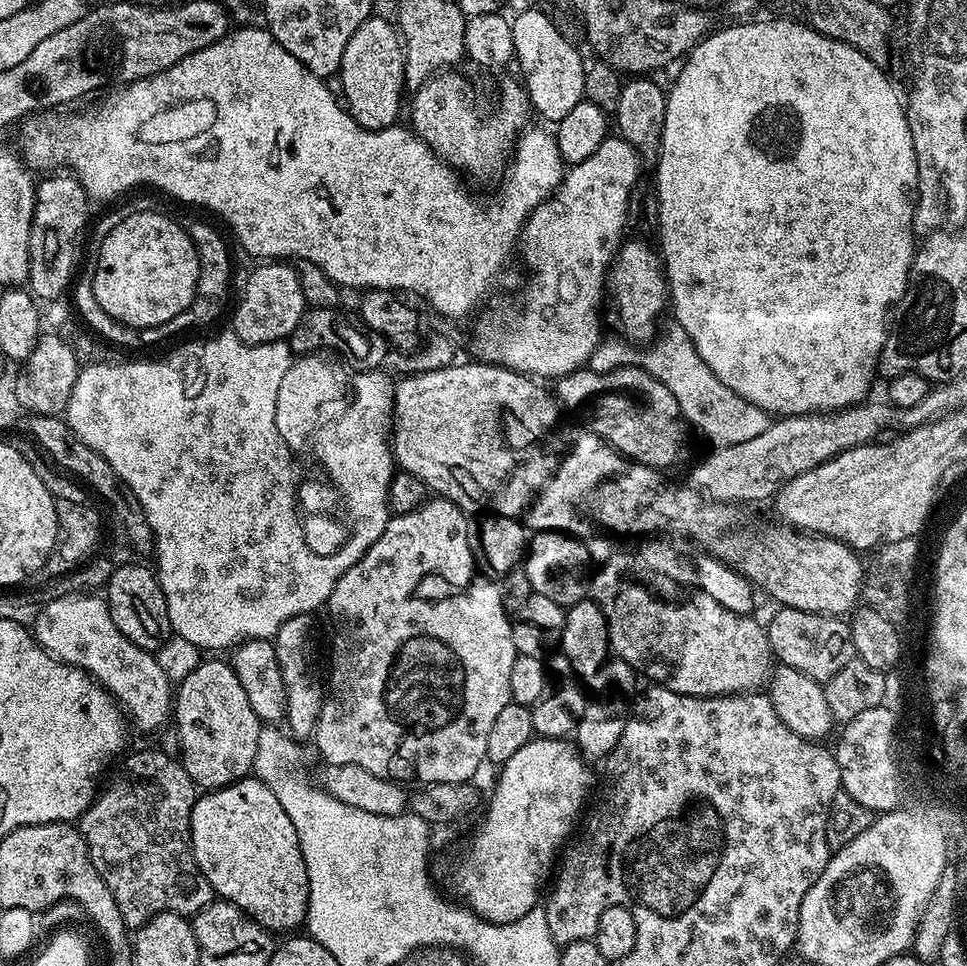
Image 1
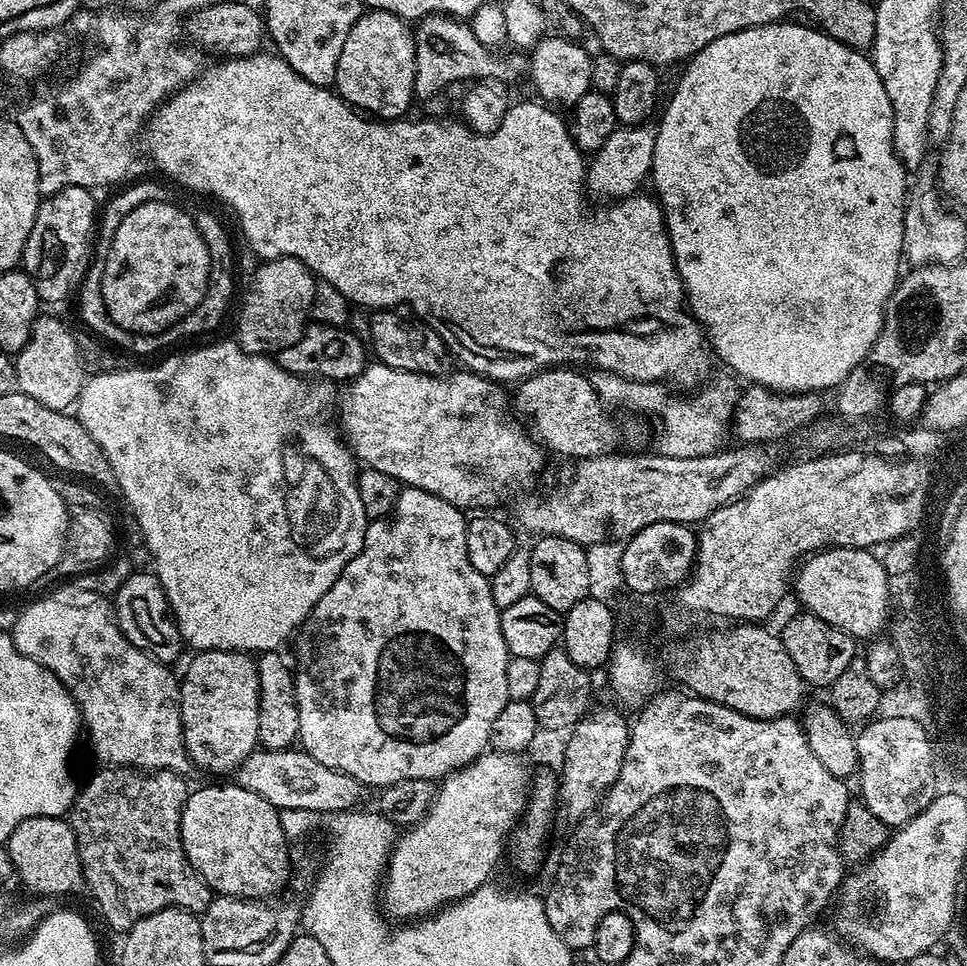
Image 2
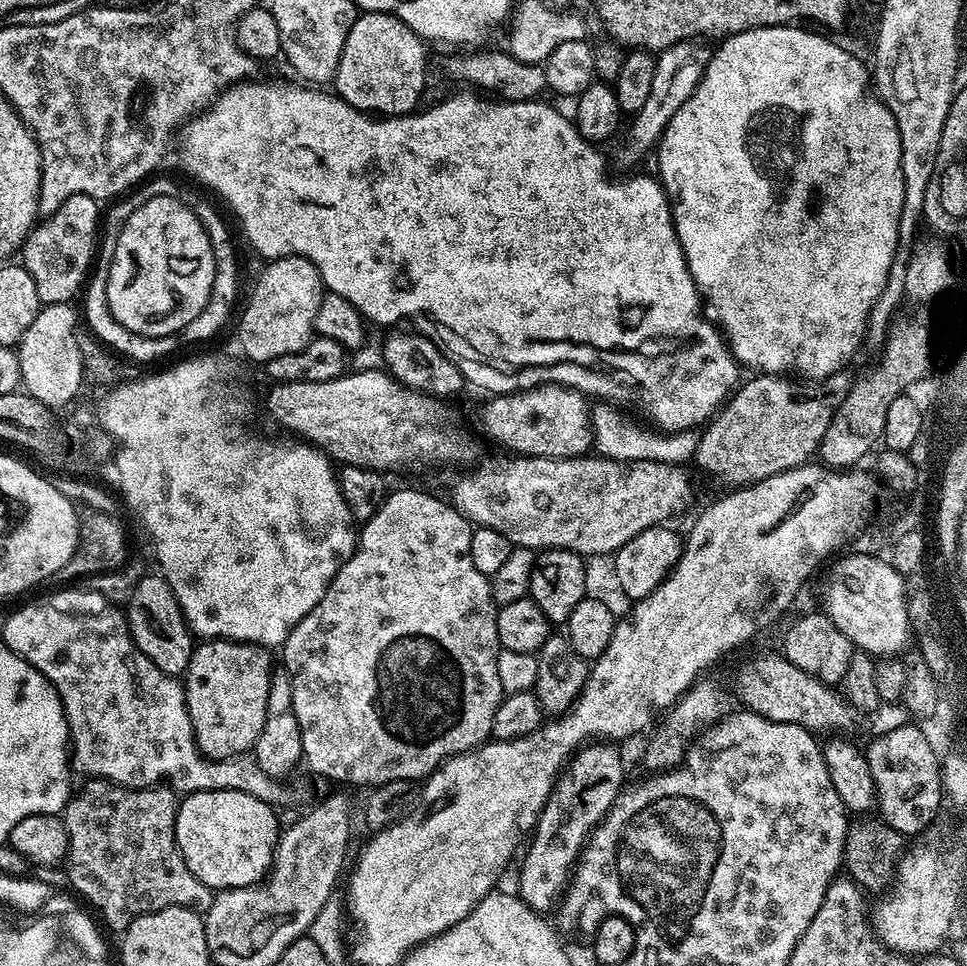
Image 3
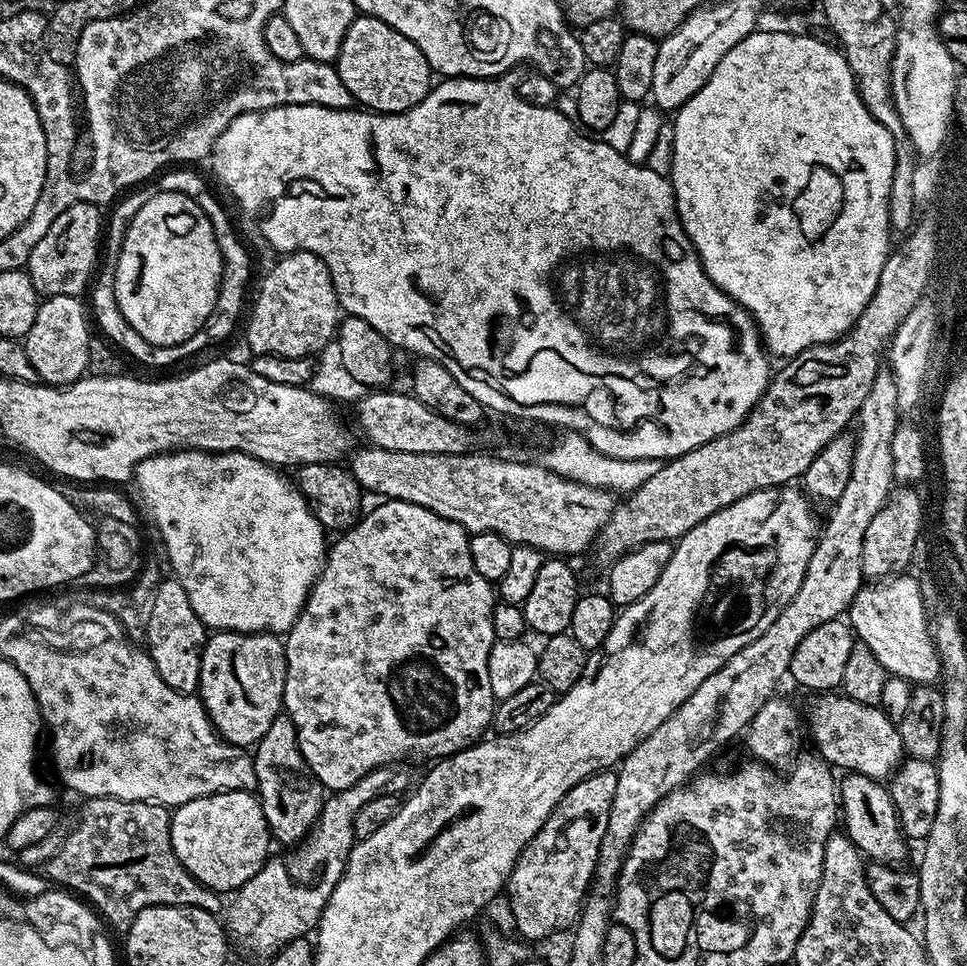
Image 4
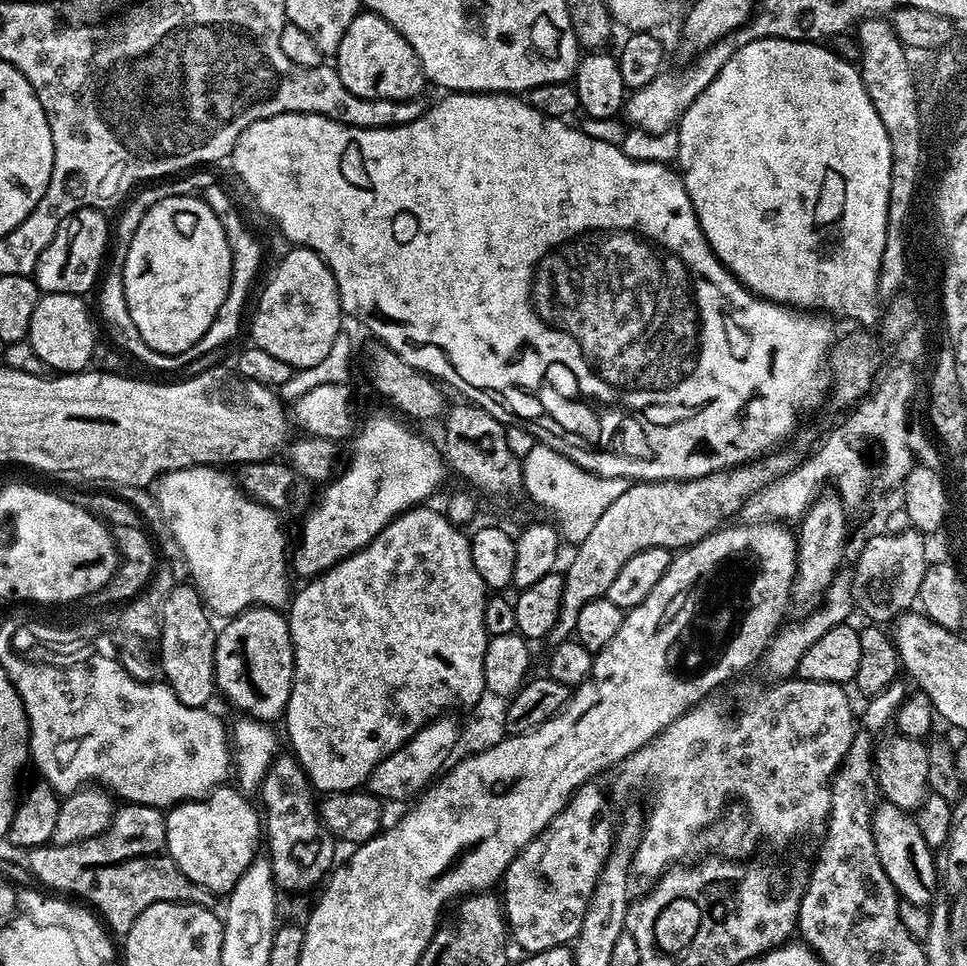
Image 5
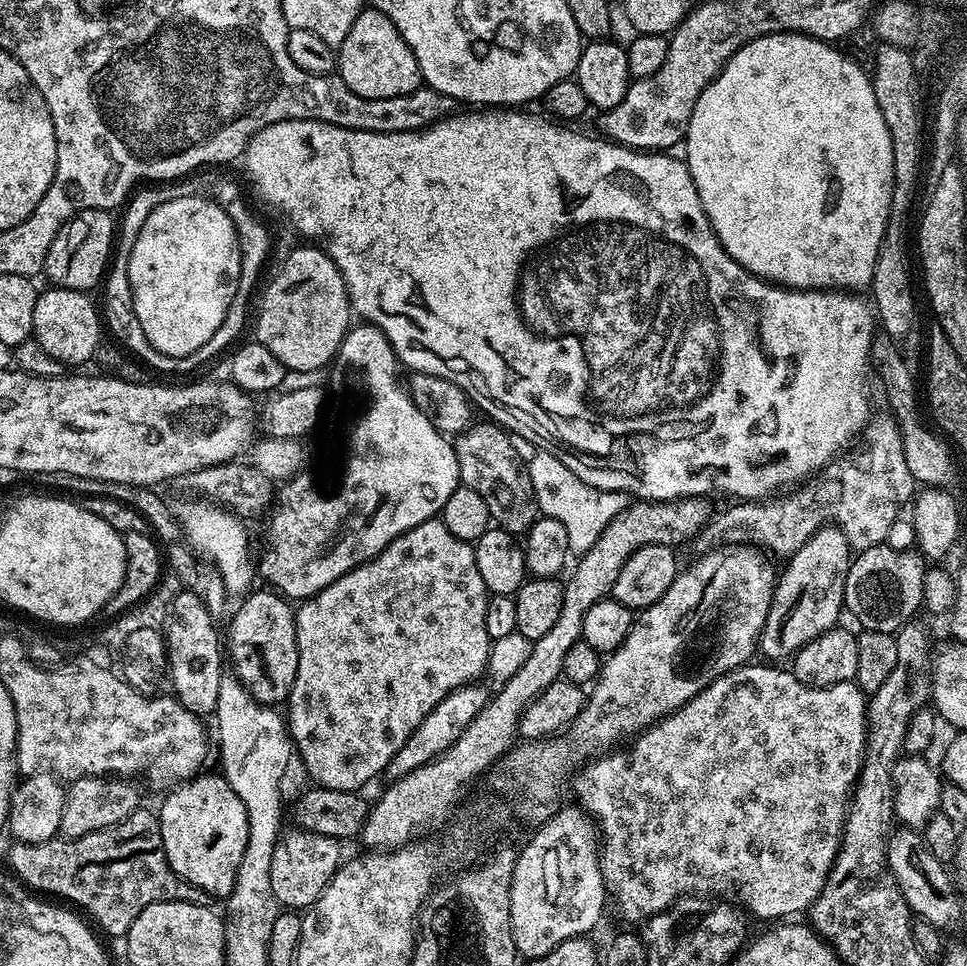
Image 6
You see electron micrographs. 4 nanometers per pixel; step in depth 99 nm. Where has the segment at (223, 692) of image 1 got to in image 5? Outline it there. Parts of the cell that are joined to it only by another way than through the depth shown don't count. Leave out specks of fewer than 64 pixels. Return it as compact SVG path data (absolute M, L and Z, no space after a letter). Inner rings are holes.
M257 606L247 608L244 612L231 617L228 624L216 633L216 649L214 650L214 674L217 689L245 717L265 722L276 722L284 715L284 708L290 698L292 675L294 674L294 650L290 638L290 626L287 615L275 608Z

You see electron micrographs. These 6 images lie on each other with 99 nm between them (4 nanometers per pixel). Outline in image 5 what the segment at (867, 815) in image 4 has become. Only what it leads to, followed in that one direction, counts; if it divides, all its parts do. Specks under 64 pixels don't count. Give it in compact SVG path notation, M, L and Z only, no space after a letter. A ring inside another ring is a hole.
M887 802L877 803L872 810L872 834L878 862L882 862L882 870L886 870L886 878L895 886L899 899L910 904L931 905L938 888L938 860L934 849L922 838L915 815Z

